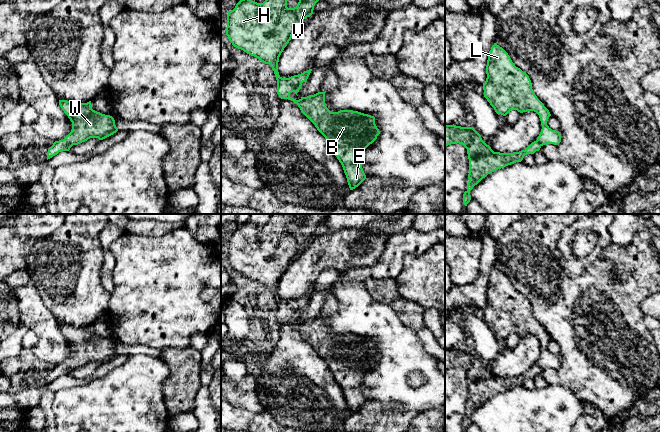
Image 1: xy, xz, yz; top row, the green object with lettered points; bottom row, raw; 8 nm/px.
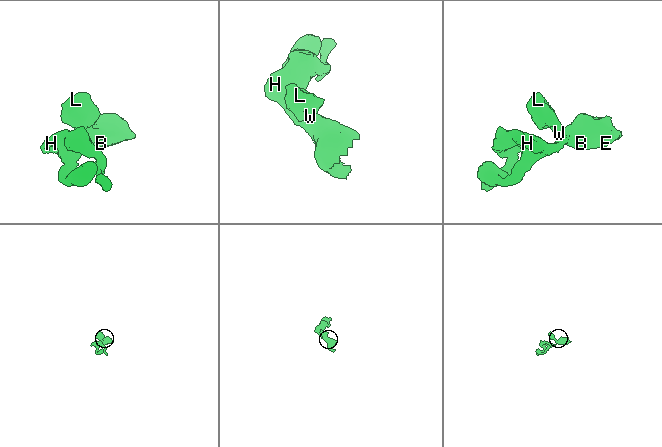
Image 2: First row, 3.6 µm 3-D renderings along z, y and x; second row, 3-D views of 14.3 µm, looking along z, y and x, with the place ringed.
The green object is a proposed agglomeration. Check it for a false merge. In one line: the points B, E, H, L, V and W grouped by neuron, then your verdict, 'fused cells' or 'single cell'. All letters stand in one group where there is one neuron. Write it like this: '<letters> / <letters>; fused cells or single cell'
B E H L V W; single cell

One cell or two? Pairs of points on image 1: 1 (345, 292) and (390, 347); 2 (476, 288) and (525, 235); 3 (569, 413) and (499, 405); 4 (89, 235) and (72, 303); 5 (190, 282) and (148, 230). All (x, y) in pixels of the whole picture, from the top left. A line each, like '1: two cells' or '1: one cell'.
1: one cell
2: two cells
3: one cell
4: one cell
5: two cells

